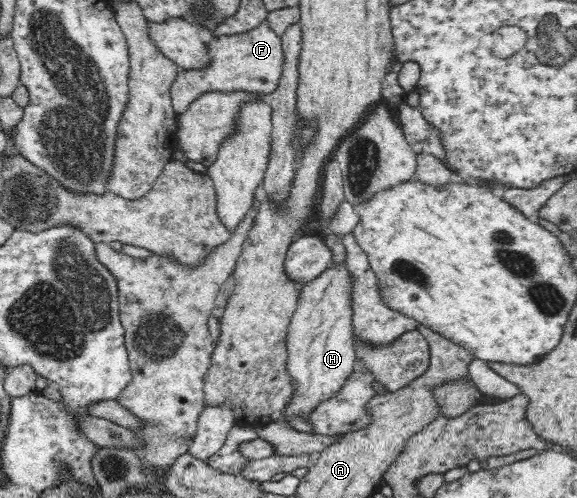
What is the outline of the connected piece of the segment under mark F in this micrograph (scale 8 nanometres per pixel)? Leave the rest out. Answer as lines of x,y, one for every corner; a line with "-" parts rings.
269,20
242,34
214,36
206,43
206,50
209,54
206,66
179,69
175,74
169,94
177,115
183,113
195,98
208,91
221,93
246,91
264,96
277,87
277,82
282,77
284,62
282,40
271,28

